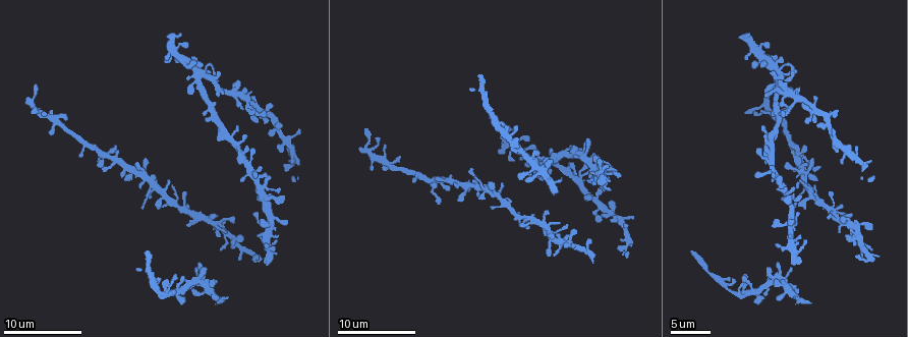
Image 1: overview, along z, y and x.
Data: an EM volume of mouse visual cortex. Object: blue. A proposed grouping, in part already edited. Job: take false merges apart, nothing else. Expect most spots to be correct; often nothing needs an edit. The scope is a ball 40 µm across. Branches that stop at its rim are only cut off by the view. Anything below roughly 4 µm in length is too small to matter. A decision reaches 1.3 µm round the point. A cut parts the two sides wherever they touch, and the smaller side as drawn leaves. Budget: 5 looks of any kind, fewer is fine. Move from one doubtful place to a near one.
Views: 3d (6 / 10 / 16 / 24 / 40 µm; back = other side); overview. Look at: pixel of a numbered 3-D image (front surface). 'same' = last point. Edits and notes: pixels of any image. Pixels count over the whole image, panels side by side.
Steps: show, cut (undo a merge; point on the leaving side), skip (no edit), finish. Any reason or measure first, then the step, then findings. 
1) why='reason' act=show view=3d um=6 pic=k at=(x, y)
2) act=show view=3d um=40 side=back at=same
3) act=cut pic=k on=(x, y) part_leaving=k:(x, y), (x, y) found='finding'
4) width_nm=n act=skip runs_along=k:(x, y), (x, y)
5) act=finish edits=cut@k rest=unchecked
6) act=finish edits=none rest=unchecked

why='four or more arms meet' act=show view=3d um=6 pic=1 at=(203, 72)

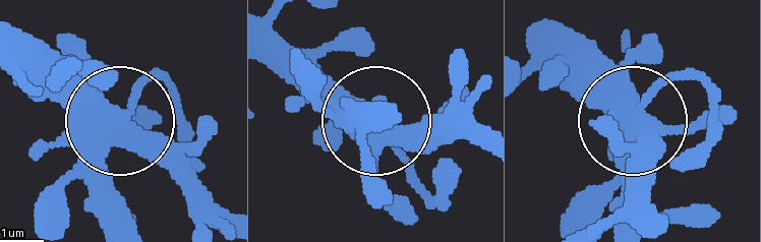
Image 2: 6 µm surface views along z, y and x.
act=show view=3d um=6 side=back pic=2 at=(115, 112)

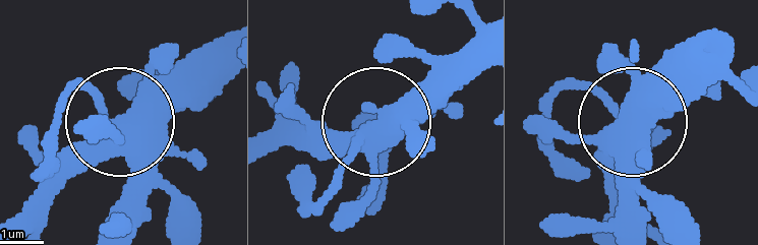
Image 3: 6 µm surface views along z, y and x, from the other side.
width_nm=490 act=skip runs_along=3:(356, 119), (382, 130), (382, 115), (444, 57) found='all the same neuron'

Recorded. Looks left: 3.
why='four arms meet' act=show view=3d um=10 pic=1 at=(55, 120)

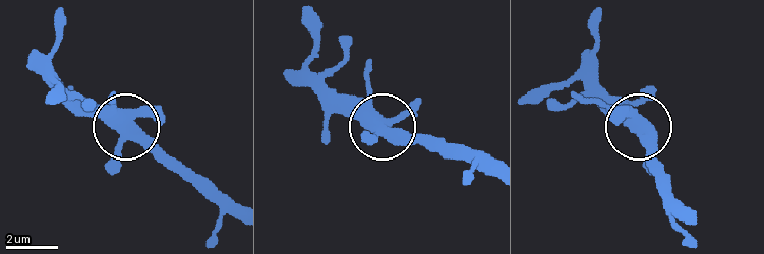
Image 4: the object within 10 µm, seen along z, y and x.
act=show view=3d um=10 side=back pic=4 at=(634, 126)

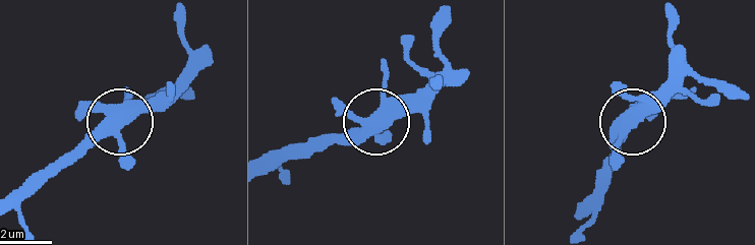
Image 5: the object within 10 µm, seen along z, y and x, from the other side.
arms=4 act=skip found='one neuron here'

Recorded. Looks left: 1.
why='four or more arms meet' act=show view=3d um=16 pic=1 at=(550, 232)

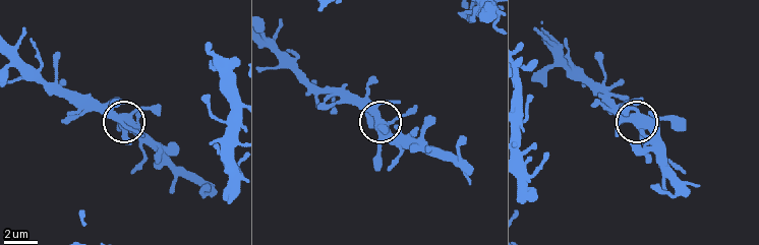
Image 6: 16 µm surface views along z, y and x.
width_nm=420 act=skip found='continuous, no second neuron'

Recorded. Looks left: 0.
act=finish edits=none rest=unchecked

